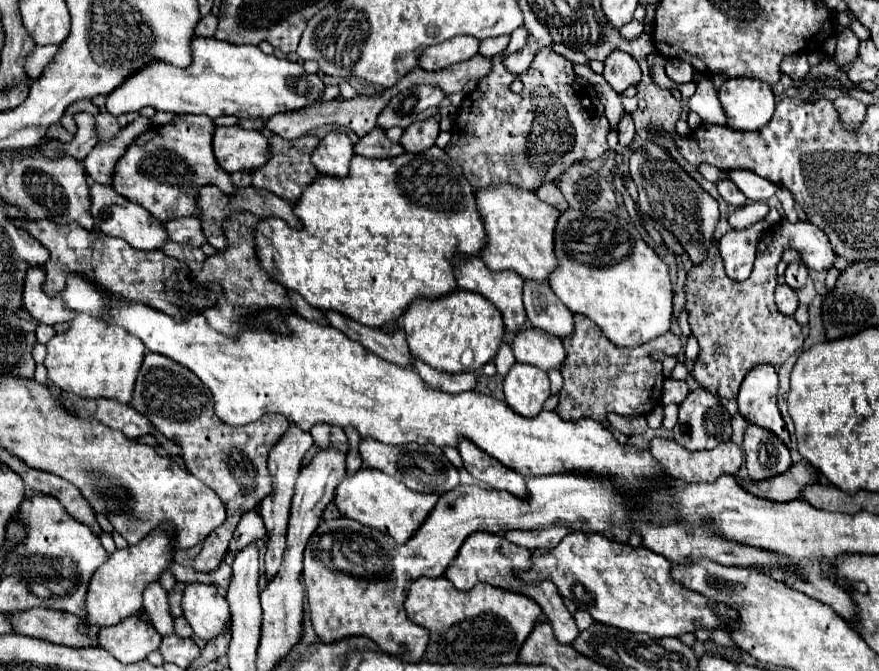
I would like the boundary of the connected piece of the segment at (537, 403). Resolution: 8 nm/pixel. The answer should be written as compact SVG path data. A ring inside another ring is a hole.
M523 363L511 367L503 387L509 407L525 417L537 417L545 399L551 395L547 373Z

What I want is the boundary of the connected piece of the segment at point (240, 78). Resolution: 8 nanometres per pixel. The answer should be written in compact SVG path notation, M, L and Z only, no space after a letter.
M193 39L193 65L189 69L177 69L169 63L153 63L141 73L131 75L117 91L107 95L107 111L115 117L139 111L145 105L151 105L159 111L171 111L171 113L193 113L193 115L209 115L211 119L221 115L235 115L235 117L271 117L277 113L289 113L297 111L301 107L309 107L313 103L321 103L321 97L325 93L325 83L303 69L303 65L293 63L289 59L277 59L275 55L265 55L255 45L229 45L219 39Z

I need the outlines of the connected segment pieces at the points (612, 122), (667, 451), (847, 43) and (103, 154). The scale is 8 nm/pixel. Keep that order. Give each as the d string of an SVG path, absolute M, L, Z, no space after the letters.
M575 65L575 71L579 77L591 81L591 85L595 87L597 91L597 97L601 99L601 103L605 105L605 117L609 121L609 127L611 131L617 131L617 125L619 121L623 119L625 115L625 109L623 109L623 103L621 103L621 97L617 91L613 91L613 87L609 87L609 83L605 83L605 79L597 73L591 71L589 65Z
M653 439L649 449L655 455L655 459L663 463L667 475L683 483L703 483L703 481L715 481L721 475L737 475L737 471L743 465L743 451L731 441L721 443L711 451L687 451L671 439Z
M845 29L839 33L837 51L833 53L831 61L835 65L849 65L857 59L857 51L859 51L859 39L853 35L851 29Z
M137 117L131 125L121 129L115 139L107 141L107 143L97 143L97 147L93 147L93 151L83 161L89 177L95 183L111 187L113 169L115 169L117 159L127 151L129 143L133 143L133 139L137 139L137 135L141 135L141 131L147 131L147 129L149 129L149 119Z

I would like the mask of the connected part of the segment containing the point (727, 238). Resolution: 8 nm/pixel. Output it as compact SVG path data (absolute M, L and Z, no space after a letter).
M759 221L745 229L731 229L719 241L719 251L725 263L725 271L733 281L745 281L753 269L759 239L765 235L769 225Z

